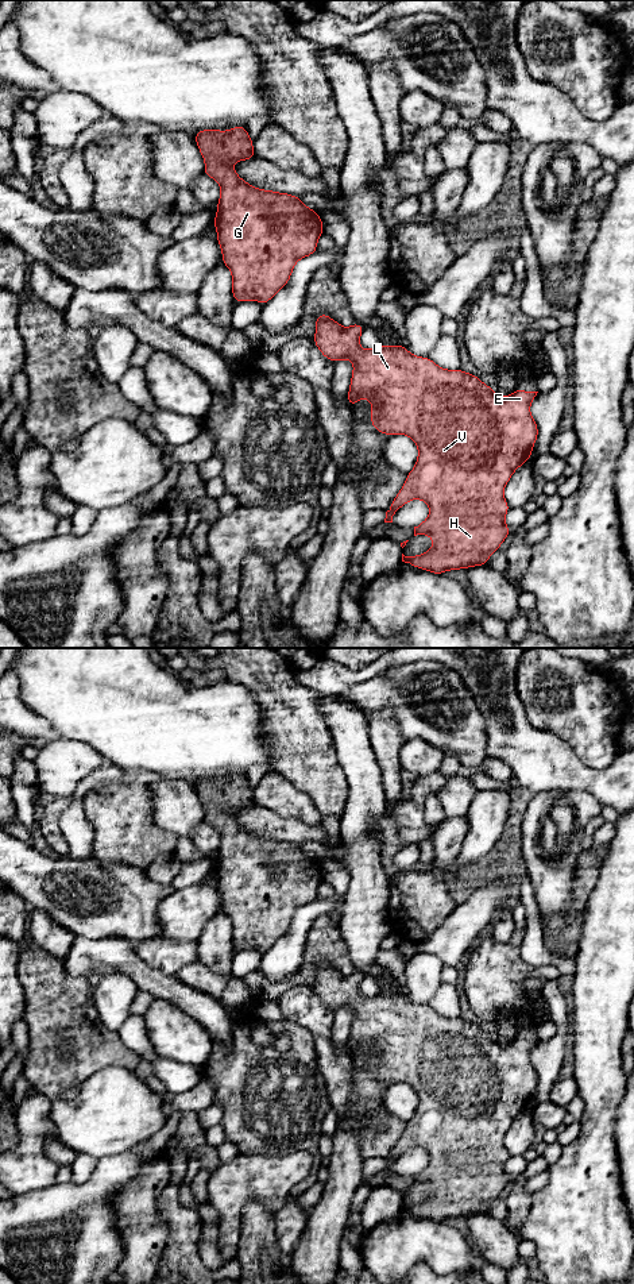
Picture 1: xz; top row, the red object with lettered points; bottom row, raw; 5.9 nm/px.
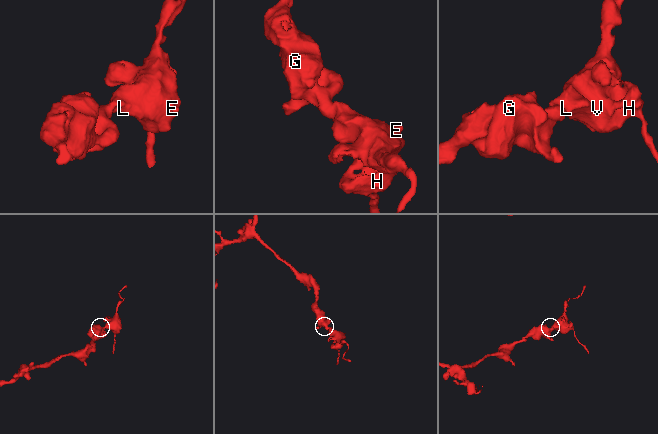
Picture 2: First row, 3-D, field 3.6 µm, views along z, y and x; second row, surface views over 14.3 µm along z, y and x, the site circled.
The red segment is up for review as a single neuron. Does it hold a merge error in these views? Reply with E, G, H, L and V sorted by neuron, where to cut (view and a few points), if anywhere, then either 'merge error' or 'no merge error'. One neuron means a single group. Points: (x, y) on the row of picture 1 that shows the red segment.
E G H L V | no cut | no merge error

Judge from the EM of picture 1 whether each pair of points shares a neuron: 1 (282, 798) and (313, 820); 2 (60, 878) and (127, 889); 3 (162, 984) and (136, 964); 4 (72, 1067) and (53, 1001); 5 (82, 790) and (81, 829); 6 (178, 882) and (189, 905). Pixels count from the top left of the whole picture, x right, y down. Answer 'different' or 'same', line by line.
1: same
2: same
3: same
4: same
5: same
6: different

